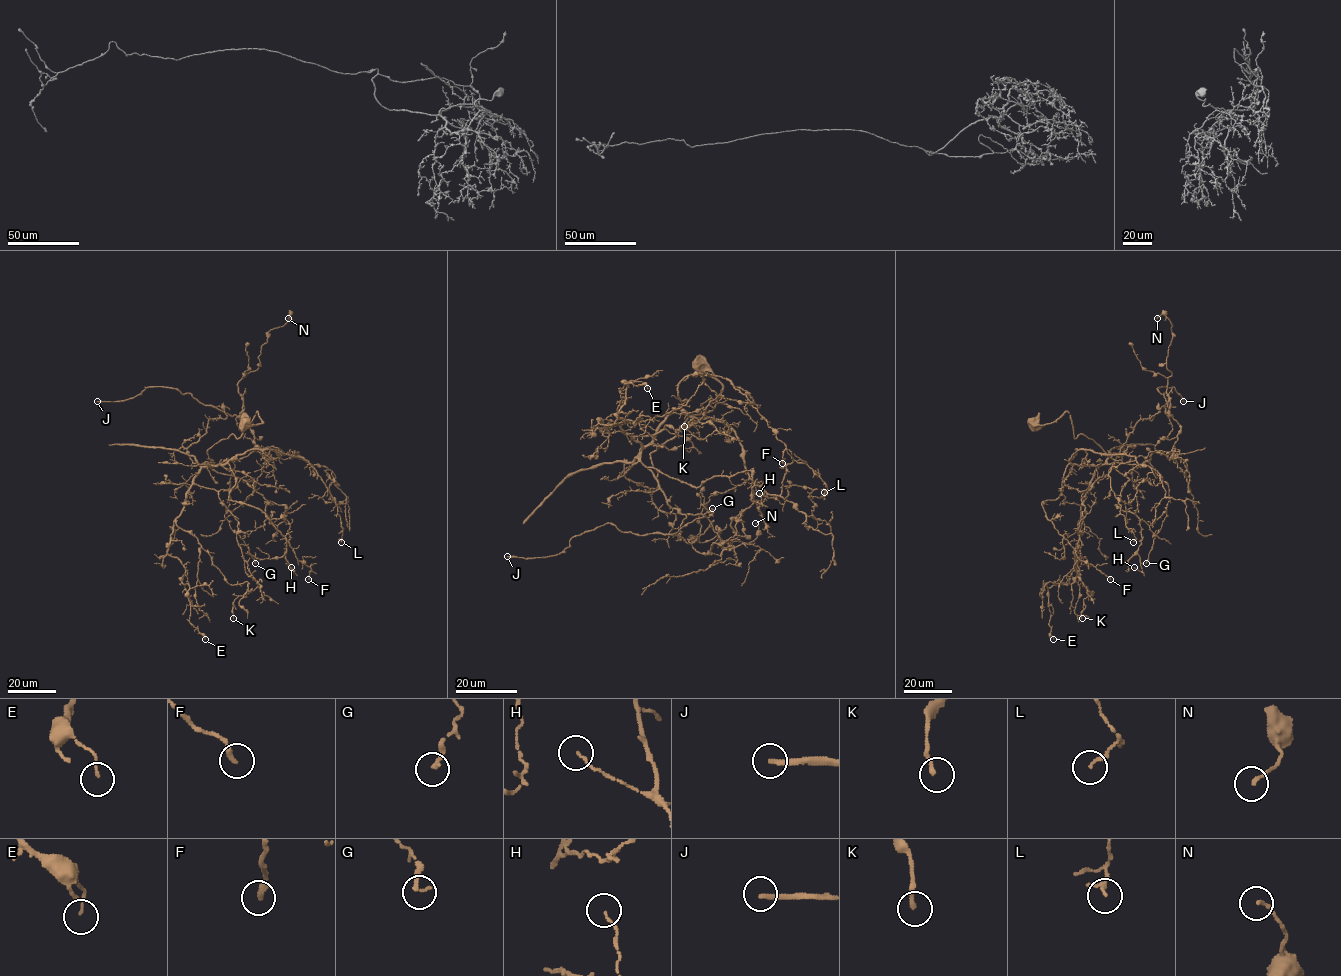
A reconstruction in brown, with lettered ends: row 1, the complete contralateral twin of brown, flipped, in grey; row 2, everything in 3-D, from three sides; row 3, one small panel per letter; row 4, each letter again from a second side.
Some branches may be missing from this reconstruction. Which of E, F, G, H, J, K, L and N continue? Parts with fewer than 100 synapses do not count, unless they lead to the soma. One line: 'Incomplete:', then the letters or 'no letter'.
Incomplete: J

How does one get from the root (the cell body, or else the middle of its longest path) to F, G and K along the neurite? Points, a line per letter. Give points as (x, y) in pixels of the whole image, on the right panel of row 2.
F: (1034, 422), (1068, 412), (1074, 438), (1122, 461), (1069, 463), (1060, 494), (1041, 503), (1076, 555), (1110, 579)
G: (1034, 422), (1045, 425), (1068, 412), (1074, 438), (1084, 434), (1127, 463), (1150, 461), (1169, 500), (1146, 563)
K: (1034, 422), (1068, 412), (1074, 438), (1122, 461), (1101, 464), (1082, 494), (1076, 558), (1092, 593), (1082, 618)

